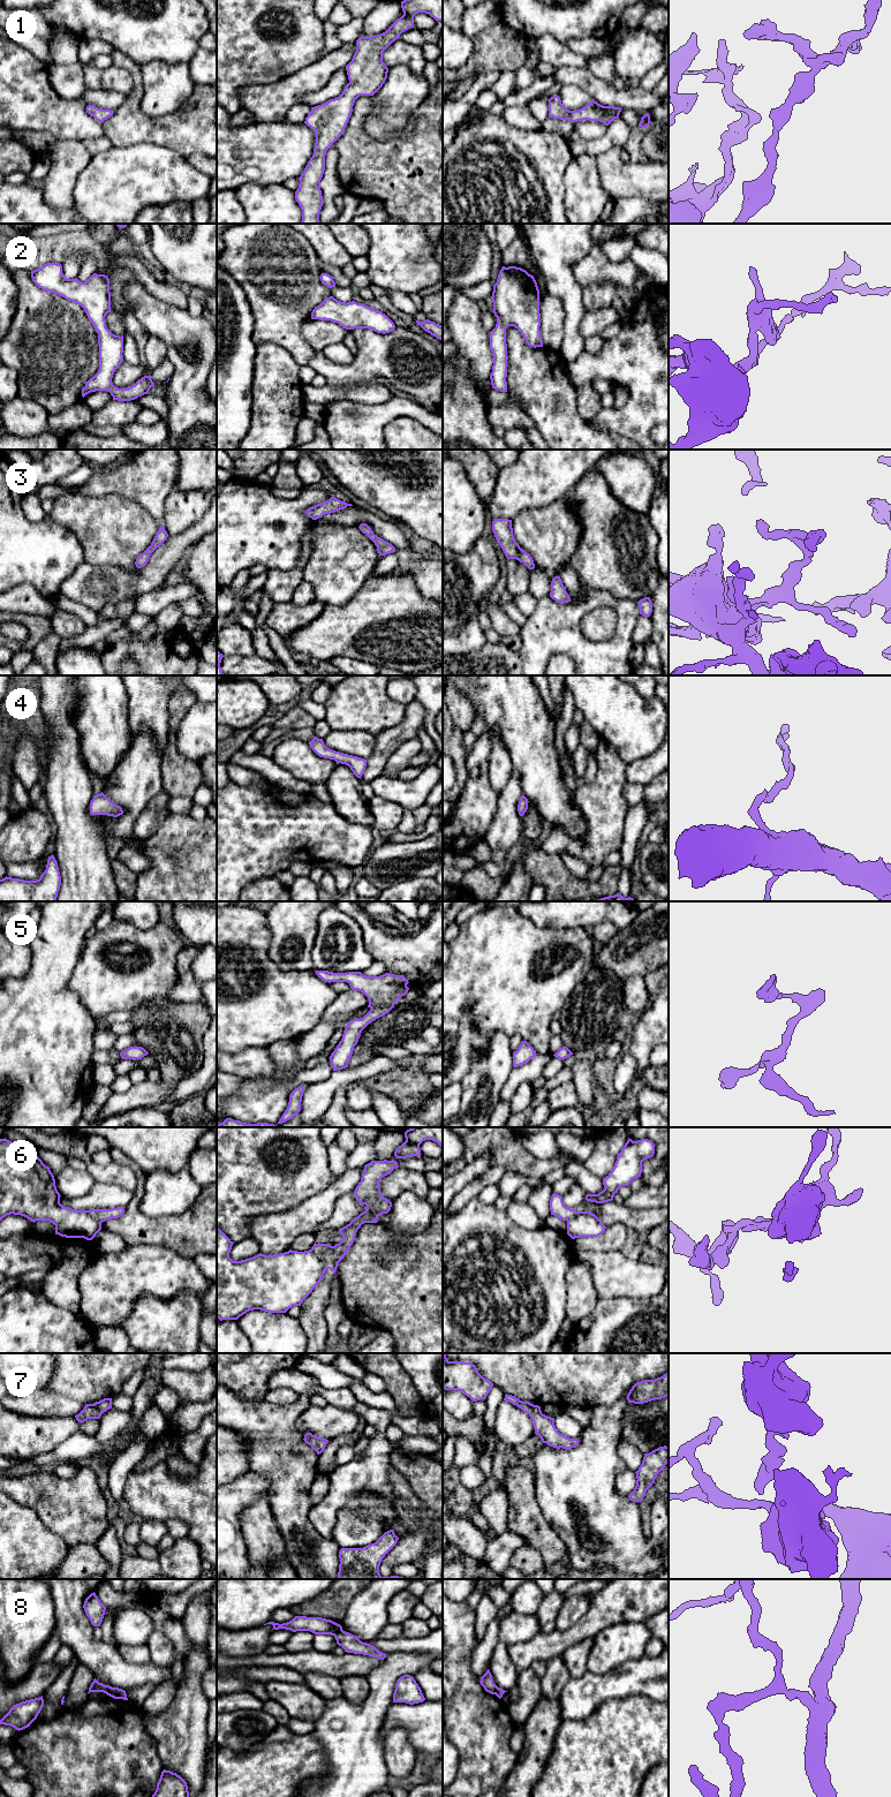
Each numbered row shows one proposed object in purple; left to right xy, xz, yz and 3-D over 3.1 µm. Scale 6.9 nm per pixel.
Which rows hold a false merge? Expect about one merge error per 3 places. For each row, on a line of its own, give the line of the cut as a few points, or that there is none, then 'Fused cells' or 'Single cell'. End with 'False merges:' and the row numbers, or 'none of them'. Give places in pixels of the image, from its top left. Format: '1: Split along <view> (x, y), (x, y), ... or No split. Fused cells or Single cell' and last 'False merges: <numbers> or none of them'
1: No split. Single cell
2: No split. Single cell
3: No split. Single cell
4: No split. Single cell
5: No split. Single cell
6: Split along xz (310, 1250), (323, 1260), (327, 1268). Fused cells
7: No split. Single cell
8: Split along xy (112, 1688), (108, 1694). Fused cells
False merges: 6, 8

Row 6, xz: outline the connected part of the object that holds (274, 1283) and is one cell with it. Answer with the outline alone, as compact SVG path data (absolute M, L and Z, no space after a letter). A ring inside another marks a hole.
M217 1226L217 1317L237 1320L249 1311L260 1309L269 1313L286 1313L303 1300L323 1279L327 1269L324 1260L311 1249L265 1255L233 1261L229 1252L233 1241Z

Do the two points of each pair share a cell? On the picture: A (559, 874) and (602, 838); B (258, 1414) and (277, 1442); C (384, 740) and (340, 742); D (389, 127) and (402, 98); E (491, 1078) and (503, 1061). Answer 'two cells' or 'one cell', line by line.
A: two cells
B: one cell
C: two cells
D: one cell
E: one cell

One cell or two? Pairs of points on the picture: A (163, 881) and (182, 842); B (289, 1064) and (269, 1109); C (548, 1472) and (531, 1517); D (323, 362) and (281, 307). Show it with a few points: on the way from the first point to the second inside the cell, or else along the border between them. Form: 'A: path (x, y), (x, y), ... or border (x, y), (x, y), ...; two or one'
A: path (172, 871), (182, 861), (182, 851); one
B: path (282, 1076), (269, 1097); one
C: border (534, 1475), (536, 1502), (543, 1517), (551, 1525); two
D: border (316, 353), (307, 364); two

